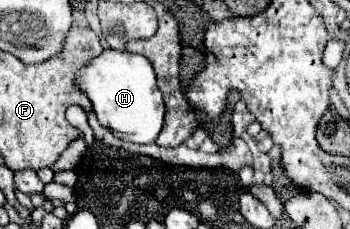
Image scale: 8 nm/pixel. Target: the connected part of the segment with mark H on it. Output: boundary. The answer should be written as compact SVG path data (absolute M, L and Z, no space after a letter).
M107 49L103 51L101 57L93 59L93 63L89 63L77 77L77 85L87 93L87 97L93 103L93 111L99 119L99 123L107 129L111 129L119 139L123 141L131 141L131 143L155 143L161 129L163 129L163 119L165 119L165 103L161 97L161 91L155 83L155 73L151 63L135 53L127 53L127 51L113 51Z

